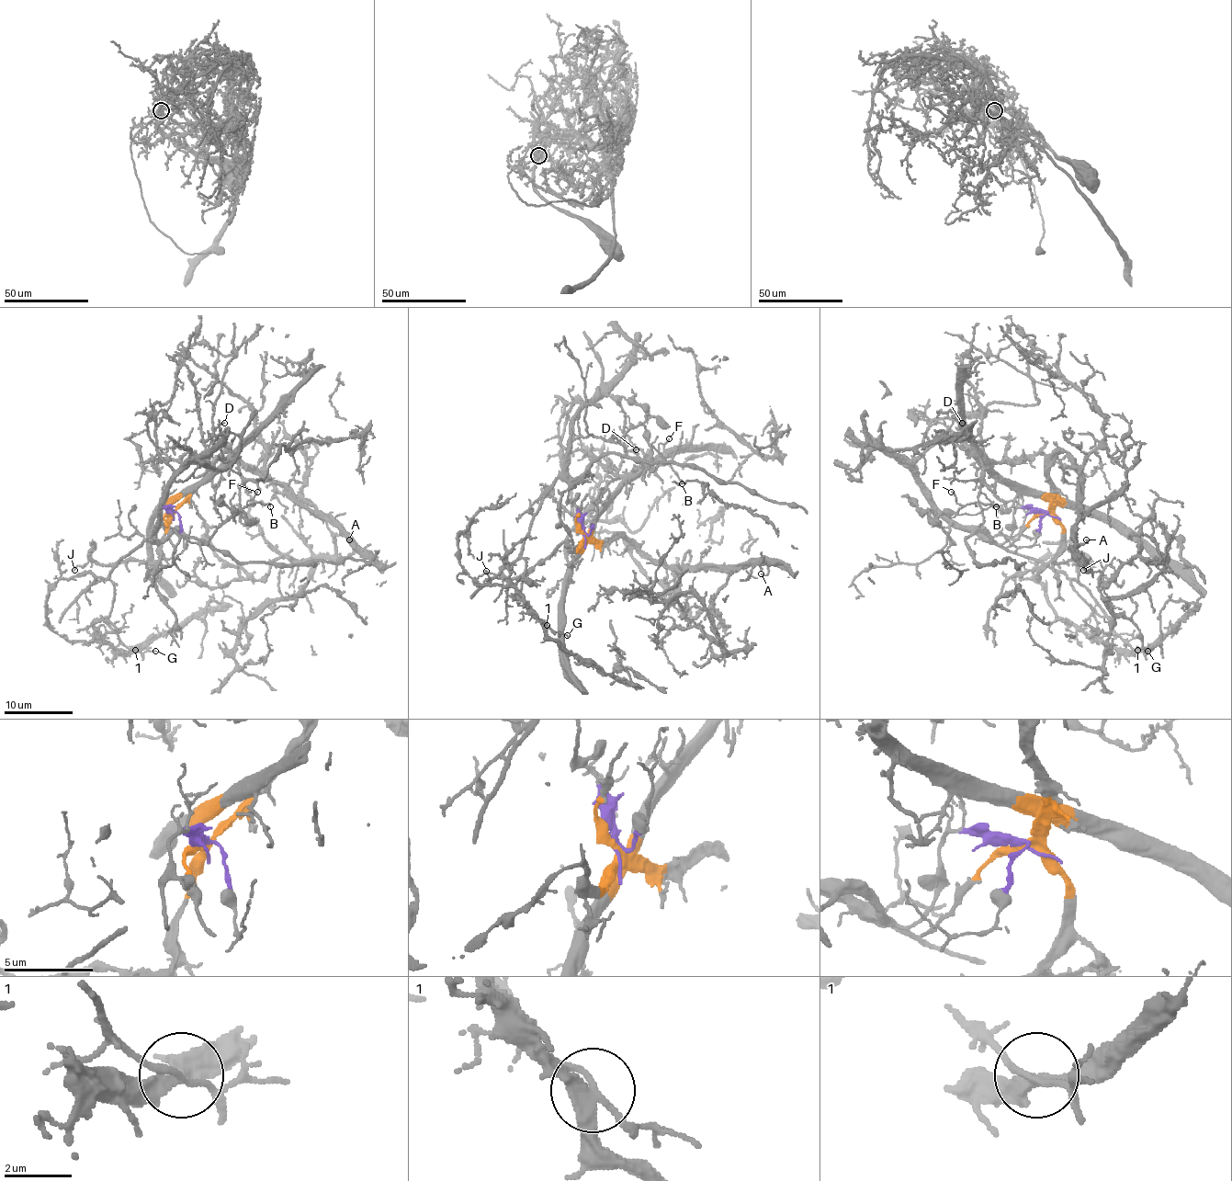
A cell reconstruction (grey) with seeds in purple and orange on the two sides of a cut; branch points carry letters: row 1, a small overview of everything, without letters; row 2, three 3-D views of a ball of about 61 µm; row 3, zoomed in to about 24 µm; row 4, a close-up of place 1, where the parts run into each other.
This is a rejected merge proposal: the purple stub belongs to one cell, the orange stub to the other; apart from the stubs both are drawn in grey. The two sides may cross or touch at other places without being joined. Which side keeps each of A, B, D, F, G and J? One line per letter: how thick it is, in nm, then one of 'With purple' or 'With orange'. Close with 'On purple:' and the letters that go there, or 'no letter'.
A: Thickness 130 nm. With orange
B: Thickness 100 nm. With purple
D: Thickness 180 nm. With orange
F: Thickness 110 nm. With purple
G: Thickness 120 nm. With purple
J: Thickness 130 nm. With orange
On purple: B, F, G

